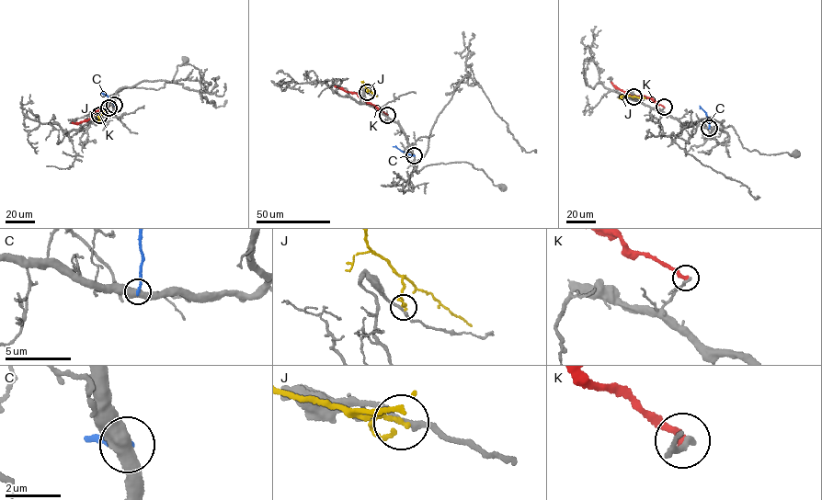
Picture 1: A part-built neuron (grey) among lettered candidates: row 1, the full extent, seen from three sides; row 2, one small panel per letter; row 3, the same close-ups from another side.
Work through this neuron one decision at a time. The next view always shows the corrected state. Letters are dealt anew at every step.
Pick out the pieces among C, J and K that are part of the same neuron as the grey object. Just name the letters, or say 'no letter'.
no letter

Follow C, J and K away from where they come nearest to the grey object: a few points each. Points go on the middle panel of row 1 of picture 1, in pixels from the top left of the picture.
C: (414, 155), (393, 146)
J: (367, 92), (363, 80)
K: (387, 114), (356, 93), (335, 86)

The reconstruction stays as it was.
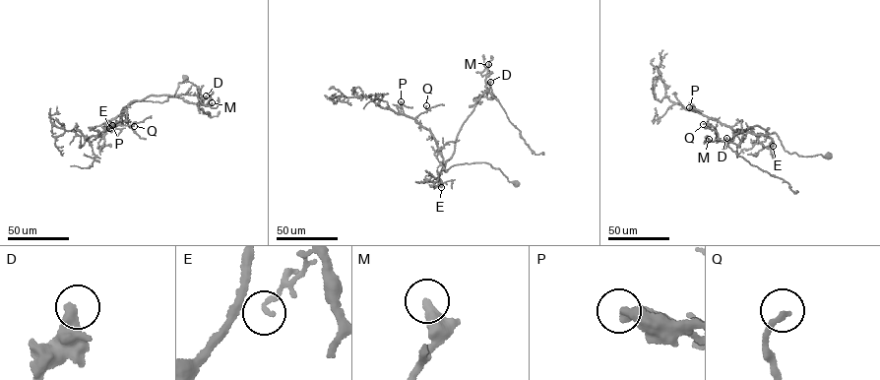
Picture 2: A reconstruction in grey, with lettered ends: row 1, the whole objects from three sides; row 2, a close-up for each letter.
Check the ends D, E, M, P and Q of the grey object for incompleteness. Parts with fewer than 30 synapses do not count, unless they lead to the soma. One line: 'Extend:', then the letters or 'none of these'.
Extend: D

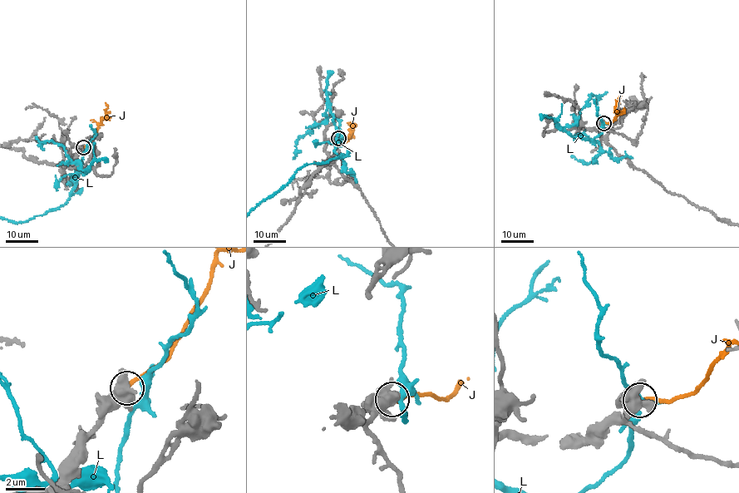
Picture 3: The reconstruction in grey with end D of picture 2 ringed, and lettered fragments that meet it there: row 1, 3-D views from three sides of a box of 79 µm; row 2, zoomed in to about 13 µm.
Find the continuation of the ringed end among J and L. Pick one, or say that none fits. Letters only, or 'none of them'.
J

